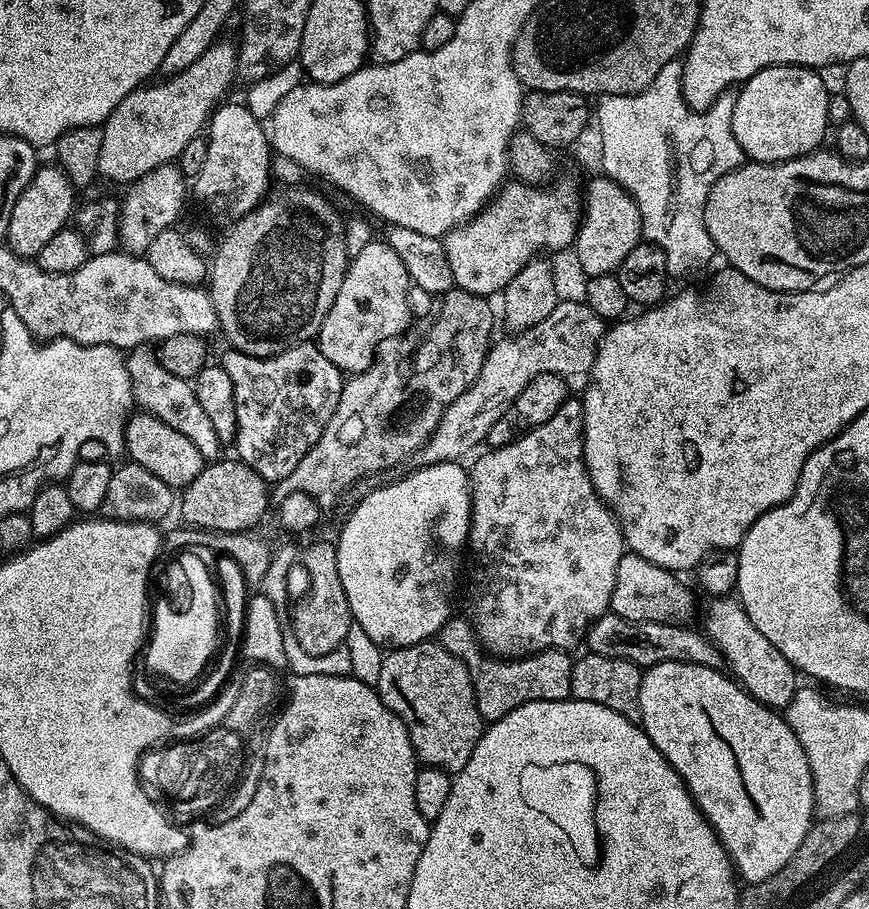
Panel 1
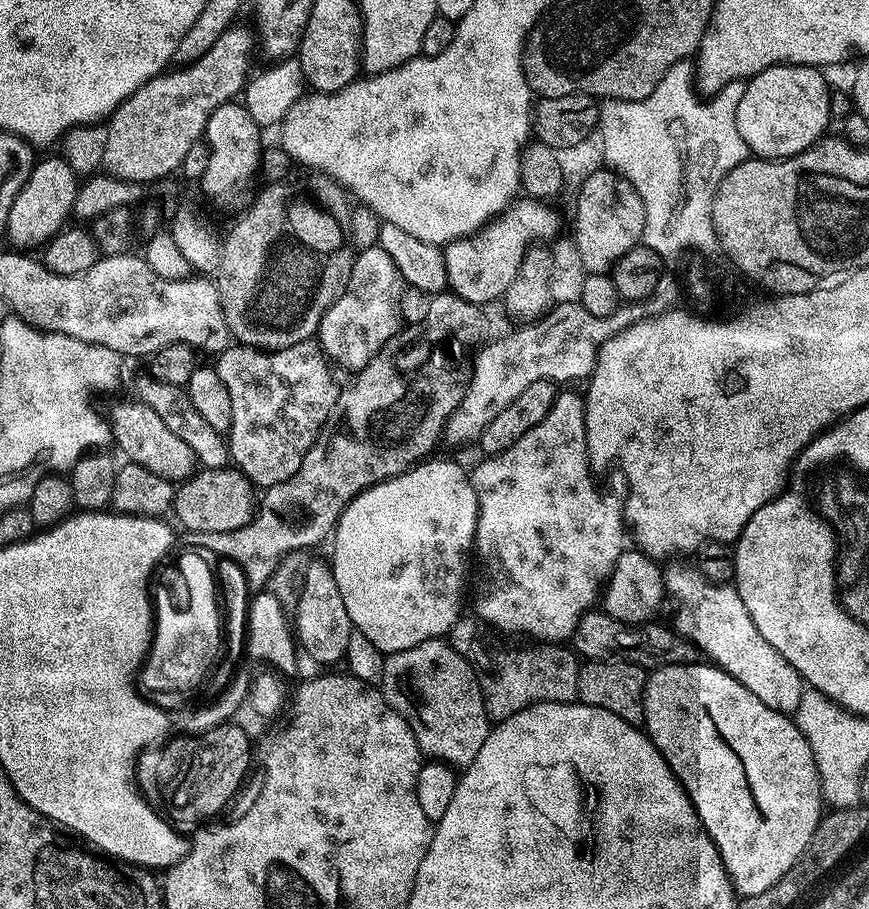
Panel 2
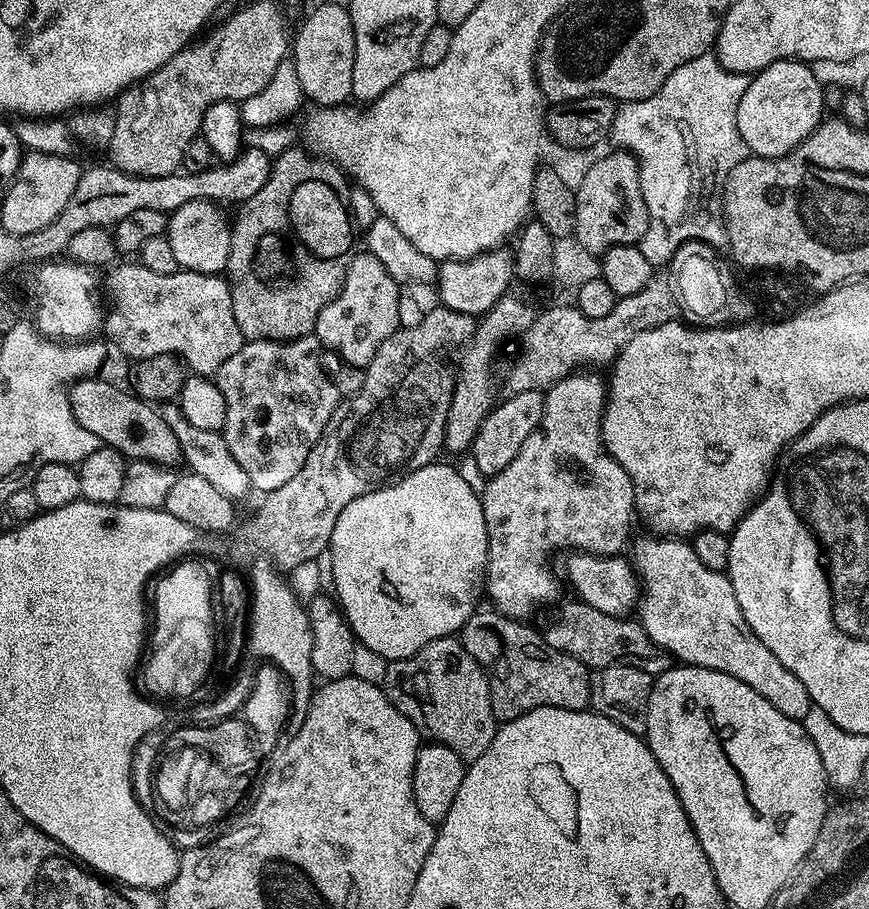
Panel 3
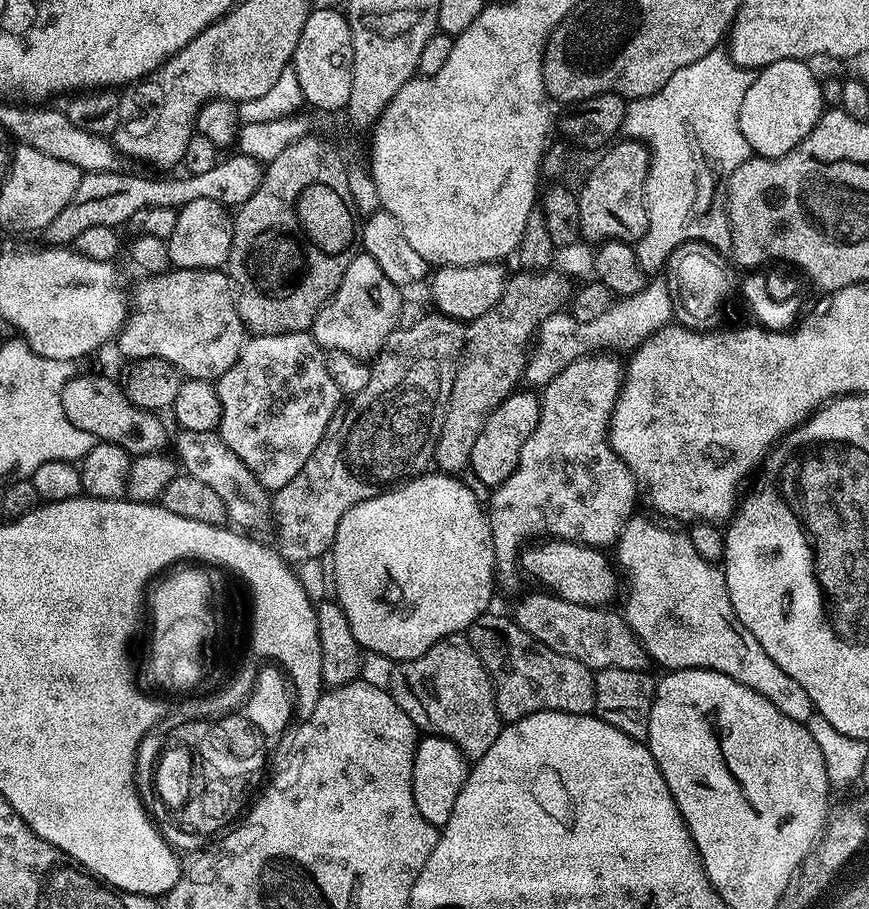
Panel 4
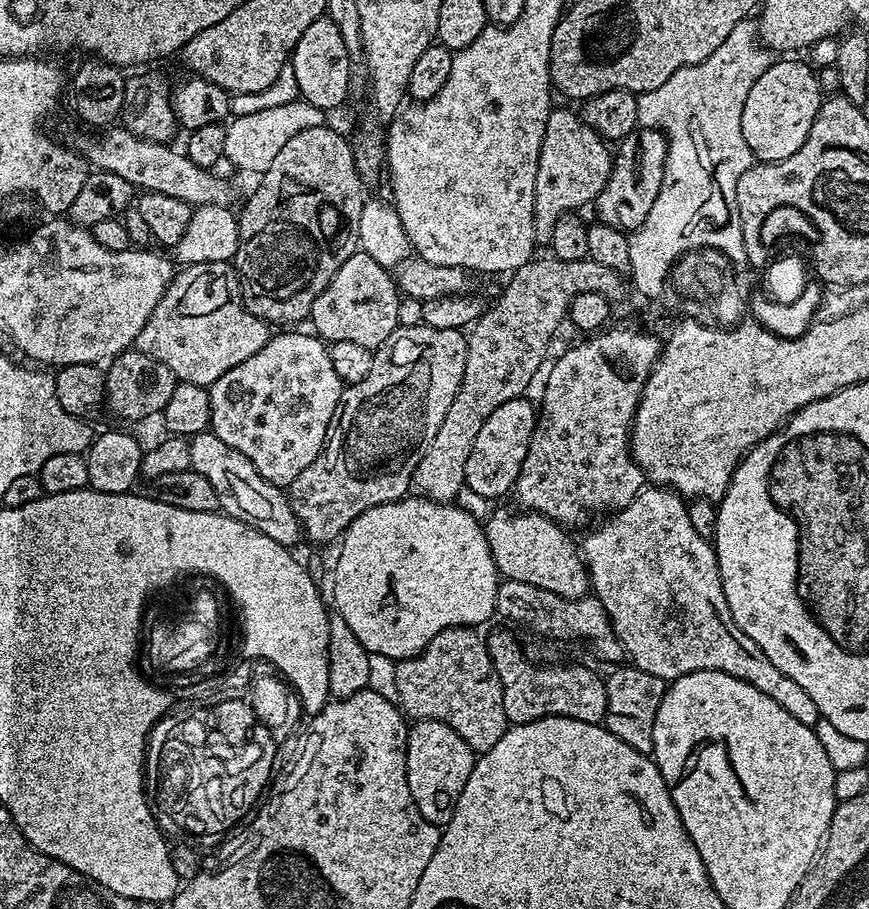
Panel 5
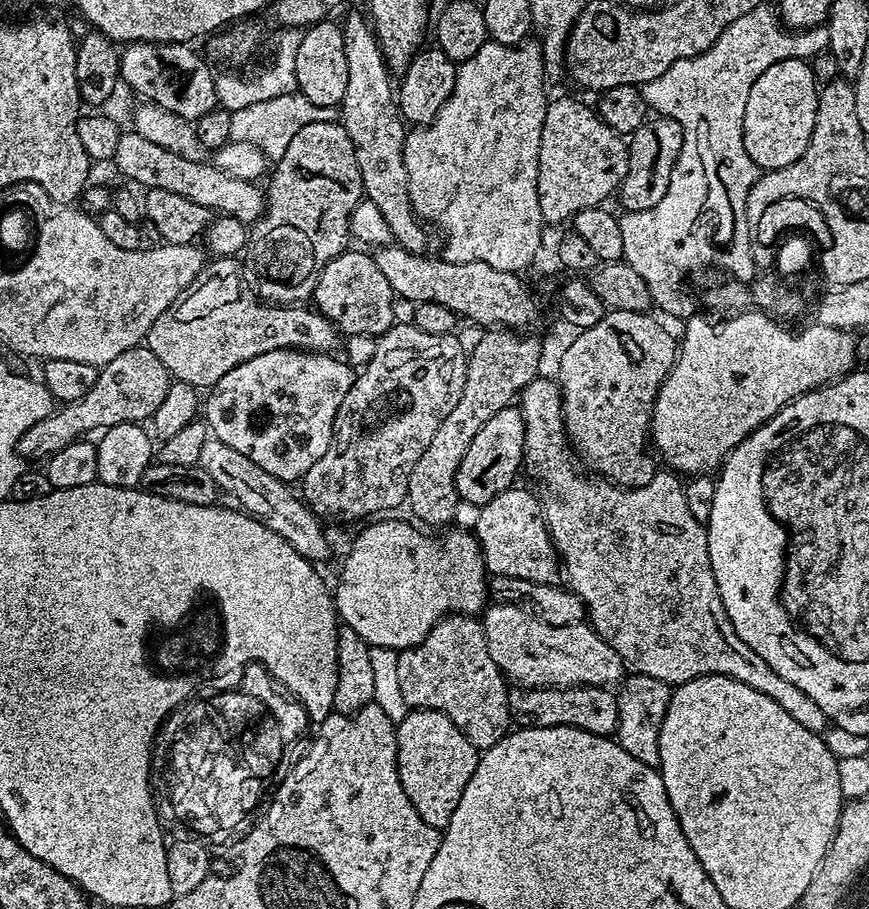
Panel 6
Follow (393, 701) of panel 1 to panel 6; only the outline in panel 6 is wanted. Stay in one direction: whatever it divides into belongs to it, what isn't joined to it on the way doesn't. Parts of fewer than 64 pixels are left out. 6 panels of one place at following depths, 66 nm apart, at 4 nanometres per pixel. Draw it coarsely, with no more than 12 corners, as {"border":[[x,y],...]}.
{"border":[[449,614],[401,651],[409,709],[483,750],[514,724],[483,623]]}

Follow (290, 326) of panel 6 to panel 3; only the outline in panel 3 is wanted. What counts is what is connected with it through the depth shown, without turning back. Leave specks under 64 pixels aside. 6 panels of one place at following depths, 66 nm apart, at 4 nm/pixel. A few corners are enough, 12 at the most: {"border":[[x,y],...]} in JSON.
{"border":[[107,273],[117,350],[215,377],[242,343],[227,279]]}

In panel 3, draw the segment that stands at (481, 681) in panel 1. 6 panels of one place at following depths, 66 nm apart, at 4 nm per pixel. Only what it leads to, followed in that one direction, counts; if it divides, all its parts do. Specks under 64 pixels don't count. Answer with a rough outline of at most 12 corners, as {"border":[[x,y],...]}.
{"border":[[477,610],[458,632],[498,722],[583,712],[590,670],[520,618]]}

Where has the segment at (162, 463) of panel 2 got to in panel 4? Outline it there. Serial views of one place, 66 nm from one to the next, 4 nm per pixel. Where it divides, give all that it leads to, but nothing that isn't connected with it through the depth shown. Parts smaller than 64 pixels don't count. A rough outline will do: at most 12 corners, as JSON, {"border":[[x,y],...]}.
{"border":[[96,372],[63,381],[78,430],[132,456],[170,440],[157,413]]}

